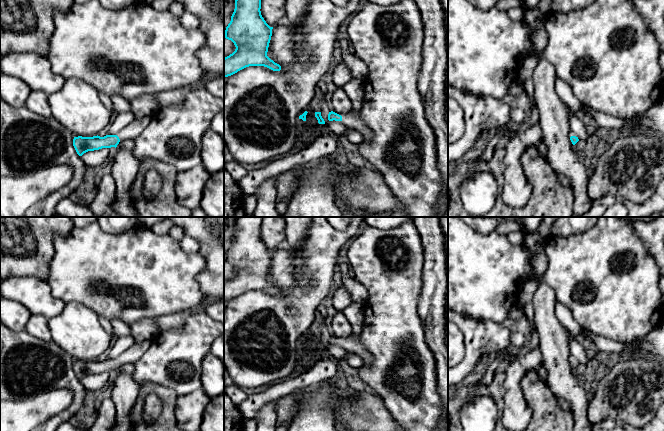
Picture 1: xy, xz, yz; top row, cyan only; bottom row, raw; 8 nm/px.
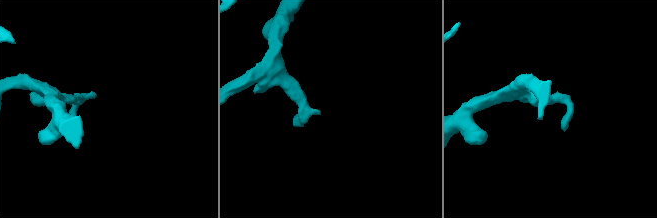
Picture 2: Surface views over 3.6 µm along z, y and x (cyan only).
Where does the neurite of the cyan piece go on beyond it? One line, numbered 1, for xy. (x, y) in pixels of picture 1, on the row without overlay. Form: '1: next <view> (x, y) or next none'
1: next xy (137, 350)

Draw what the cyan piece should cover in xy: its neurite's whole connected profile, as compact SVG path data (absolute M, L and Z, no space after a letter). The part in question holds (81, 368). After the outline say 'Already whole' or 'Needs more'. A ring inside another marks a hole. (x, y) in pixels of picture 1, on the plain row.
M152 341L143 343L134 343L129 349L124 351L117 359L106 359L104 361L74 361L73 370L79 380L82 380L88 375L99 374L102 372L117 371L120 365L133 363L140 360L146 351L150 348Z. Needs more

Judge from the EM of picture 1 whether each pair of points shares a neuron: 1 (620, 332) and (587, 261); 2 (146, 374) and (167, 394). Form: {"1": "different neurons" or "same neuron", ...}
{"1": "same neuron", "2": "different neurons"}

